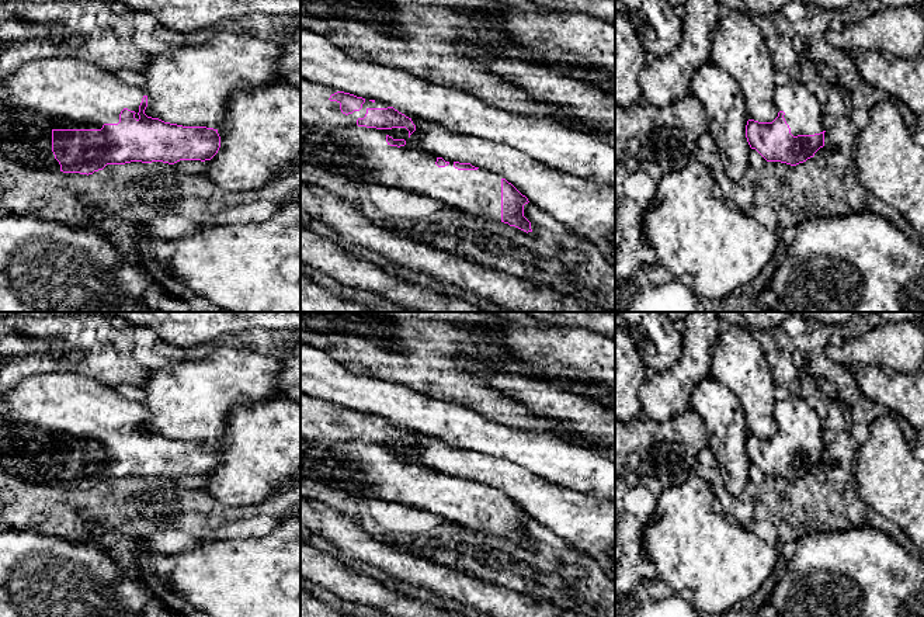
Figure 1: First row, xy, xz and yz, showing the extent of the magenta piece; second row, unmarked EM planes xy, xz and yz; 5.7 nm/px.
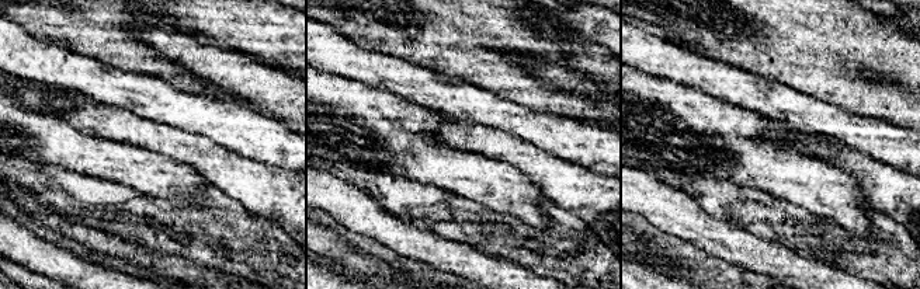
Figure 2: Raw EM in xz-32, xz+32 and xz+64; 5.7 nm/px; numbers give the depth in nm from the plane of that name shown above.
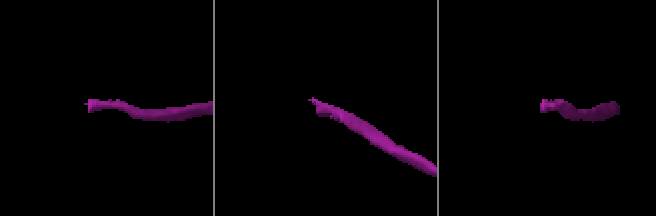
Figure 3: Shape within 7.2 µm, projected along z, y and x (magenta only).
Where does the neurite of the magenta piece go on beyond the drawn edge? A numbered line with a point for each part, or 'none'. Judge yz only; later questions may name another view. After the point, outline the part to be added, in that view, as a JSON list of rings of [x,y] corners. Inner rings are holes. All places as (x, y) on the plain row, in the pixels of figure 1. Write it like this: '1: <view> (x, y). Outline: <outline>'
1: yz (803, 429). Outline: [[[792,395],[785,401],[777,401],[774,405],[774,419],[778,431],[784,426],[785,436],[793,451],[814,450],[824,444],[824,426],[816,413],[812,398]]]

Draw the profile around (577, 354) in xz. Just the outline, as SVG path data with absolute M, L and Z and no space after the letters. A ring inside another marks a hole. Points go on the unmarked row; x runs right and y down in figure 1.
M511 319L487 333L534 368L566 381L595 384L615 395L615 339L584 327L538 327Z

